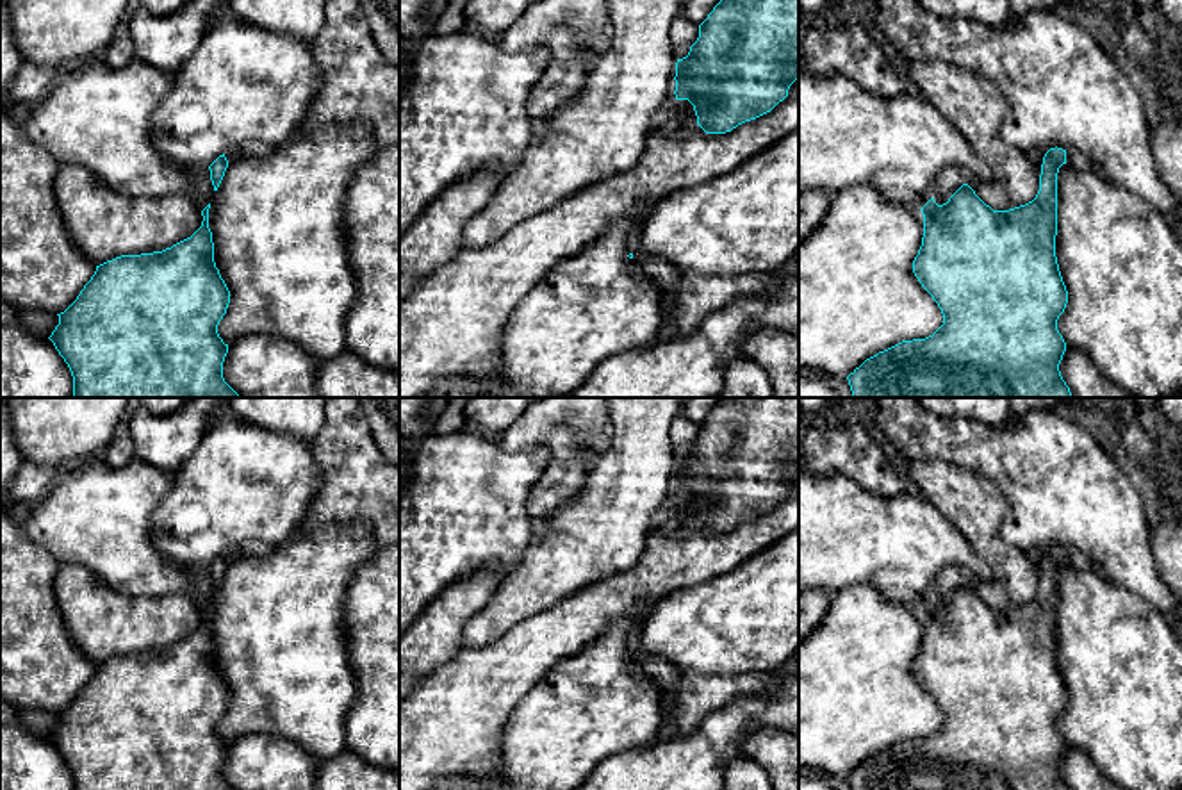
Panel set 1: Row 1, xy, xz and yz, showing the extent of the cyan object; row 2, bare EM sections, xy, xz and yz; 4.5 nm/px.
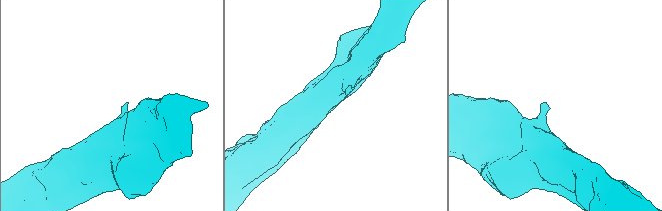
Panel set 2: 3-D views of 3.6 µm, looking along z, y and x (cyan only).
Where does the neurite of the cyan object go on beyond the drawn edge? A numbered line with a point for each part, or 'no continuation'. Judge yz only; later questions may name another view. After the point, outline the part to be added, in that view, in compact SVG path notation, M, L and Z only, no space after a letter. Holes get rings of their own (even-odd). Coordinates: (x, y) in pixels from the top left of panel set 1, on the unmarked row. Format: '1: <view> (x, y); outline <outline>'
1: yz (1075, 559); outline M1073 547L1066 549L1066 564L1070 564L1071 567L1075 567L1079 571L1093 569L1091 560L1084 553L1080 553Z

